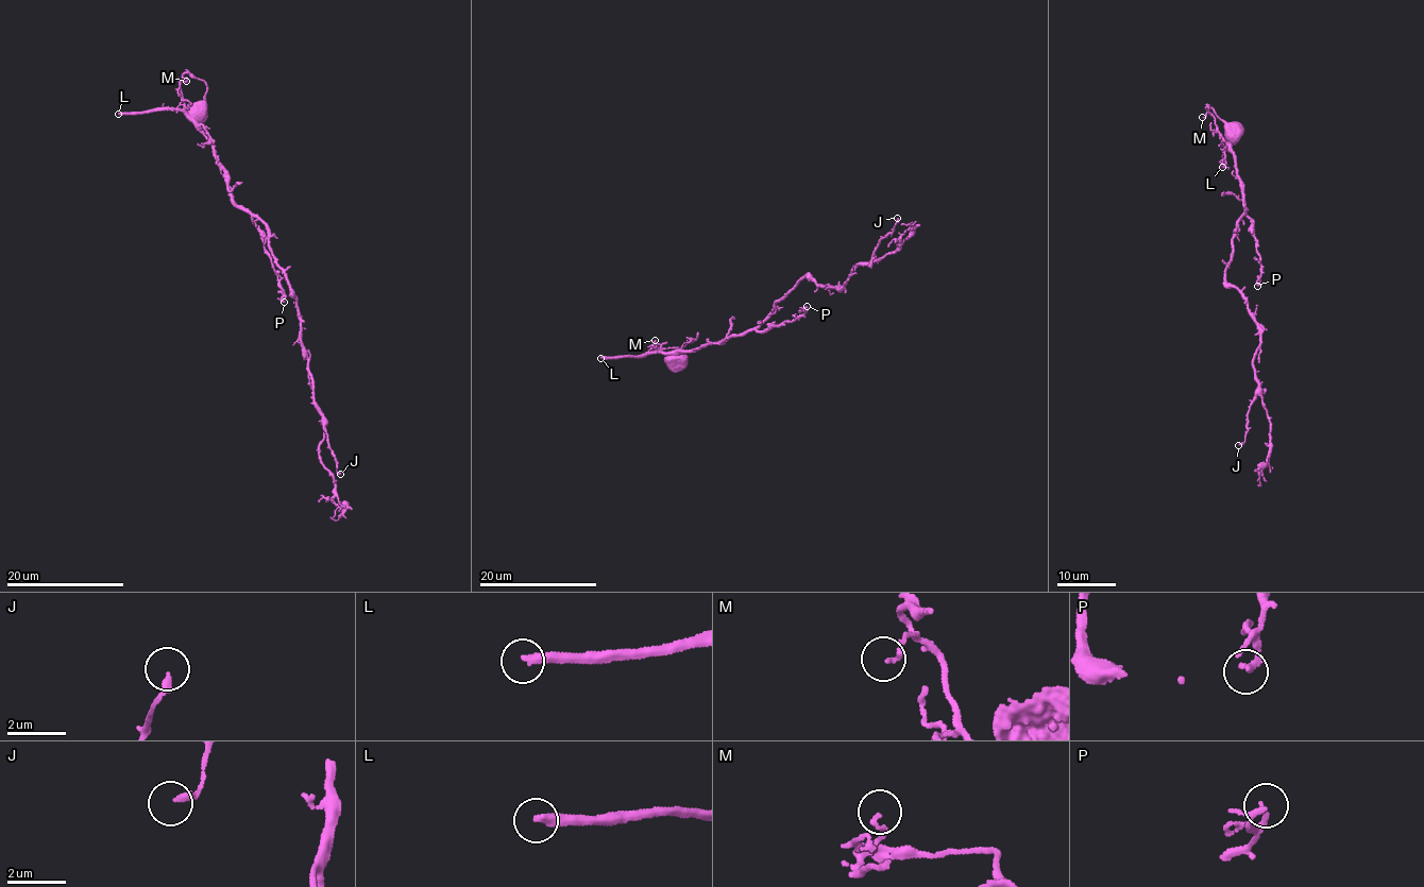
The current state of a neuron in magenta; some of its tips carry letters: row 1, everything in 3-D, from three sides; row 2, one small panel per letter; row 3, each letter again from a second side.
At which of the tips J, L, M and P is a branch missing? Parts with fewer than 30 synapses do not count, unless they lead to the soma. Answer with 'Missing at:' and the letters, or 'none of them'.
Missing at: L

